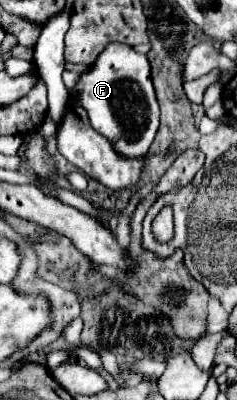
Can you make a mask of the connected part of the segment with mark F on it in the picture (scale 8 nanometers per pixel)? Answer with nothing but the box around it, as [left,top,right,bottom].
[69,44,159,160]

